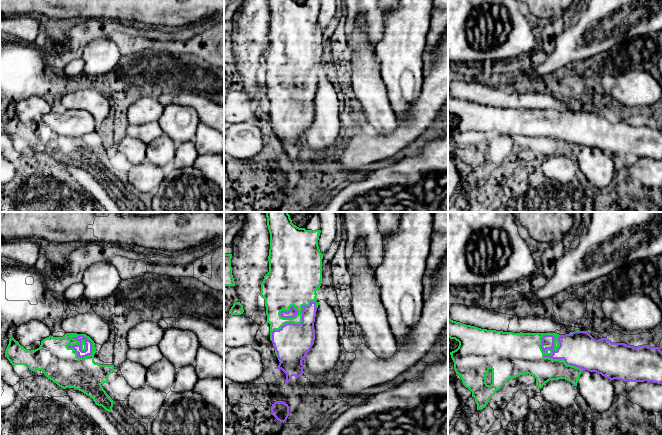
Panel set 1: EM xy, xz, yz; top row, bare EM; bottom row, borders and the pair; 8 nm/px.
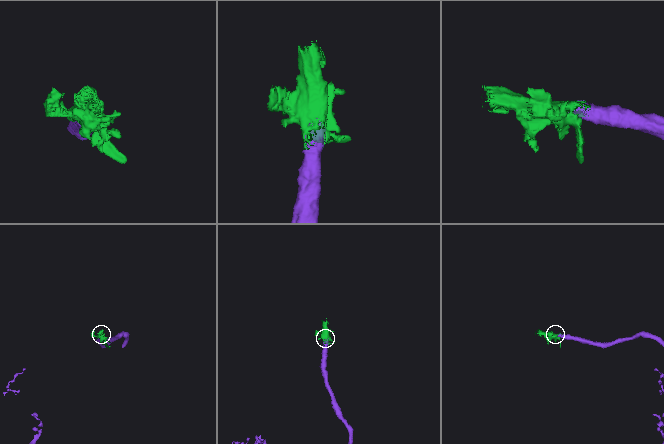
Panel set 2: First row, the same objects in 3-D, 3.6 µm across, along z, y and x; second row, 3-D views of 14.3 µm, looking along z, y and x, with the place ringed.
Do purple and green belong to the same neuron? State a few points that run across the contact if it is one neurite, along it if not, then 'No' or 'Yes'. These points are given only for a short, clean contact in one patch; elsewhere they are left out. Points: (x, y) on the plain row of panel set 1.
Yes

